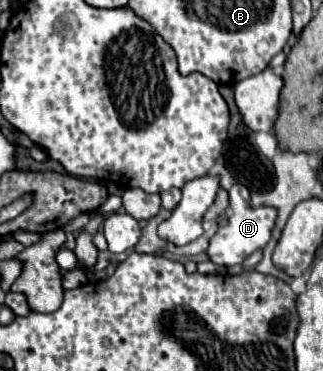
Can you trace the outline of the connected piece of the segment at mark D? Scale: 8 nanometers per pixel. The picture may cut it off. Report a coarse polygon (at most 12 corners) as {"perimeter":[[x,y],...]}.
{"perimeter":[[244,184],[230,190],[228,224],[210,240],[218,266],[262,250],[274,208],[252,208]]}

